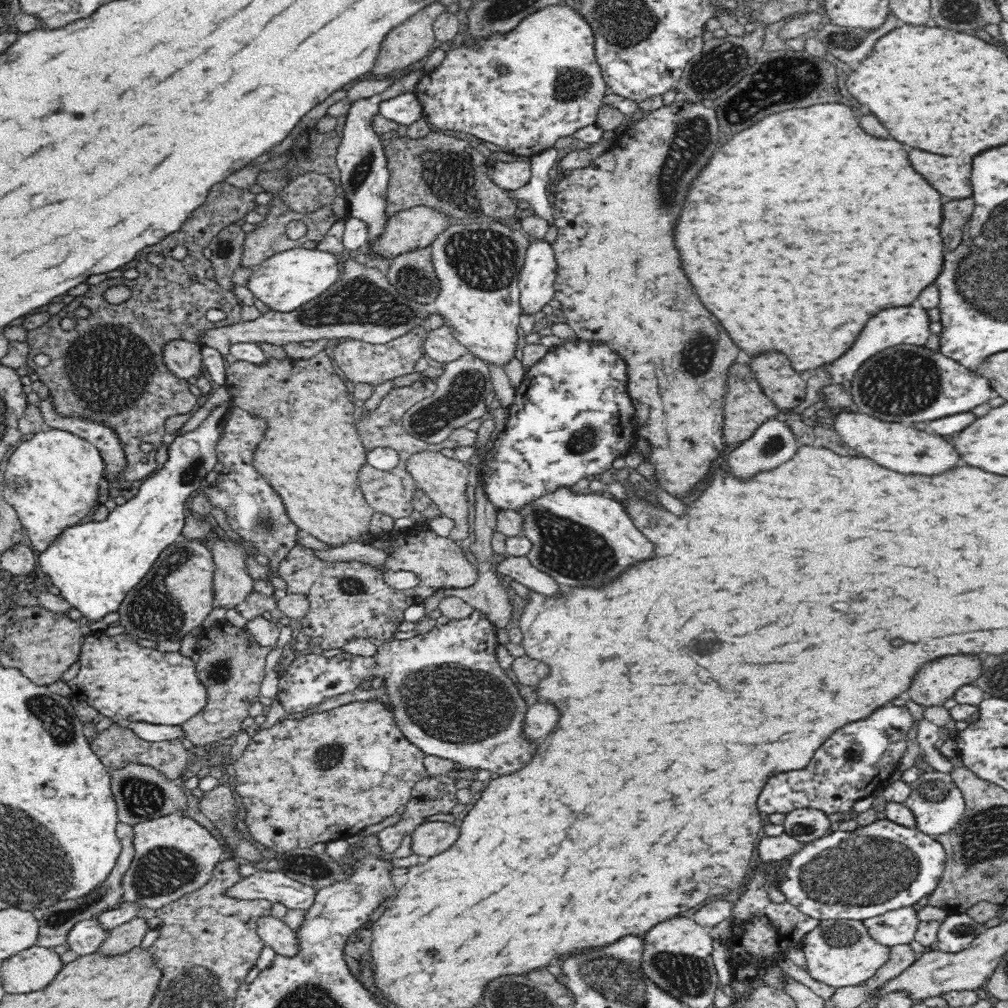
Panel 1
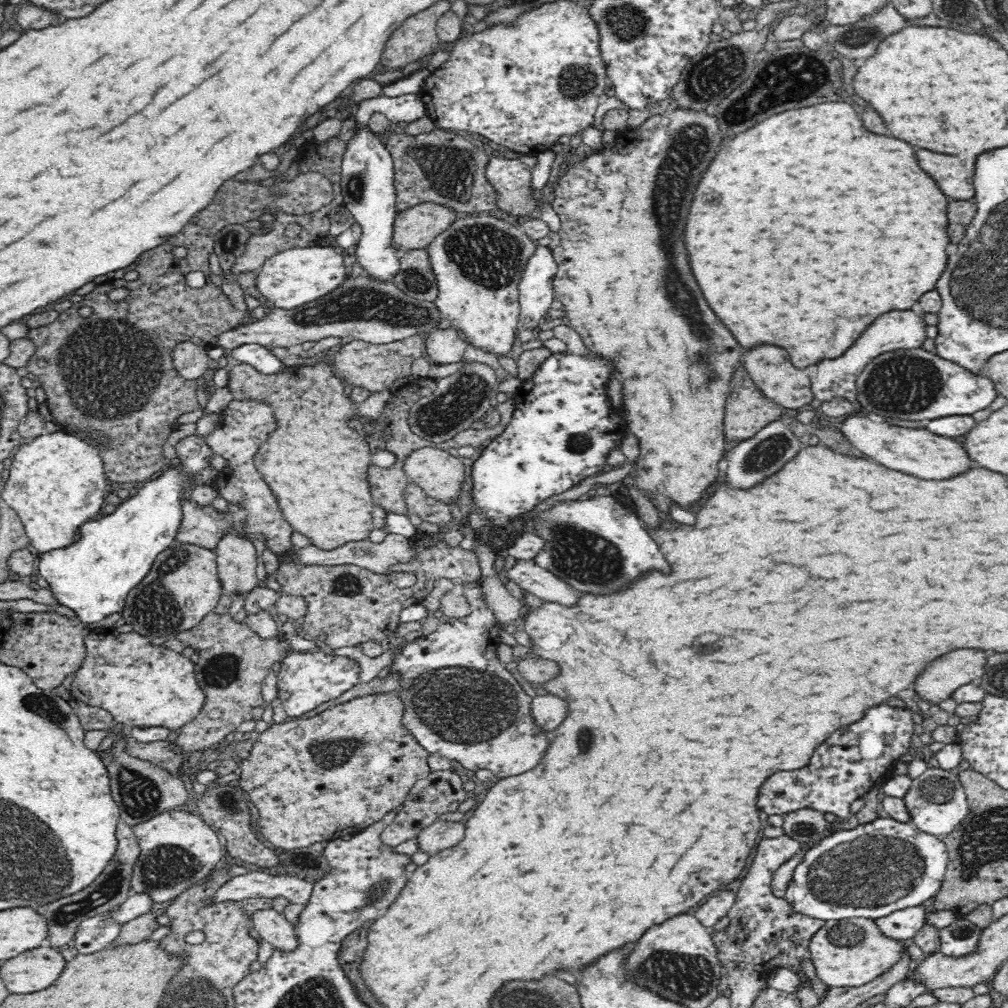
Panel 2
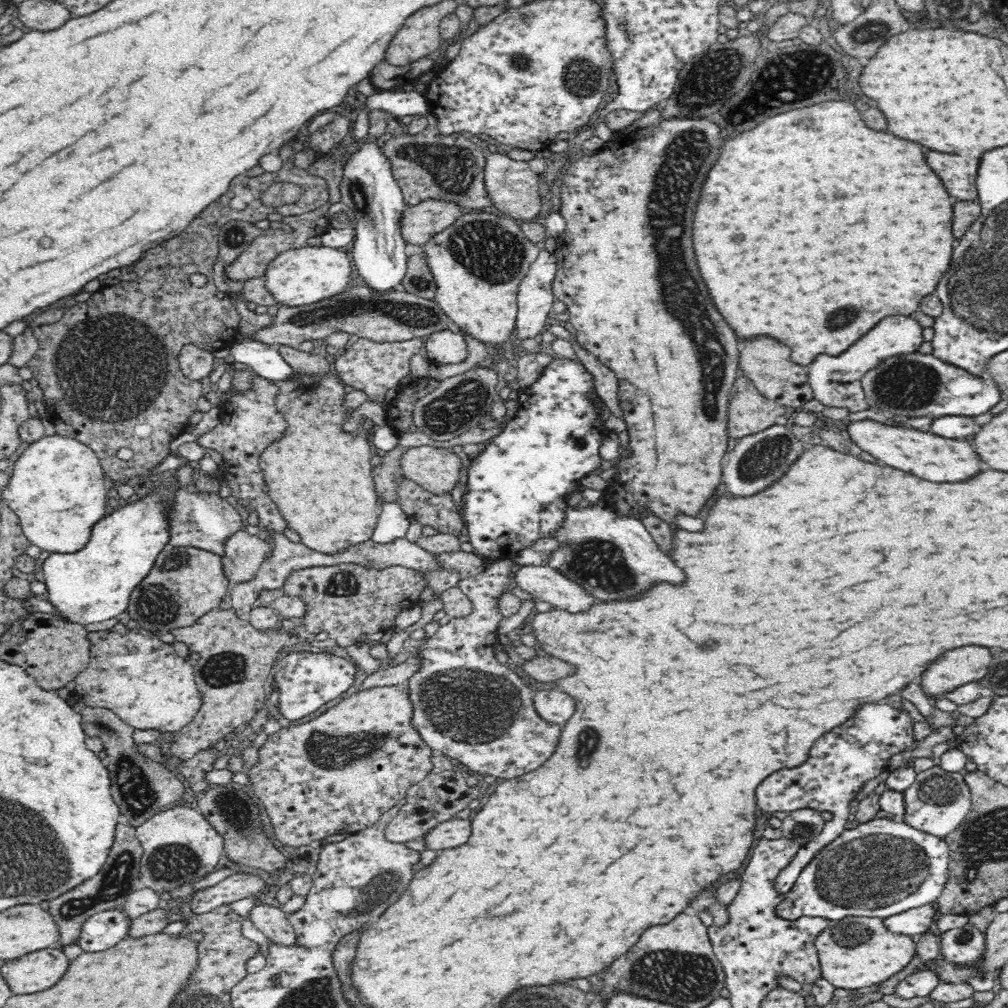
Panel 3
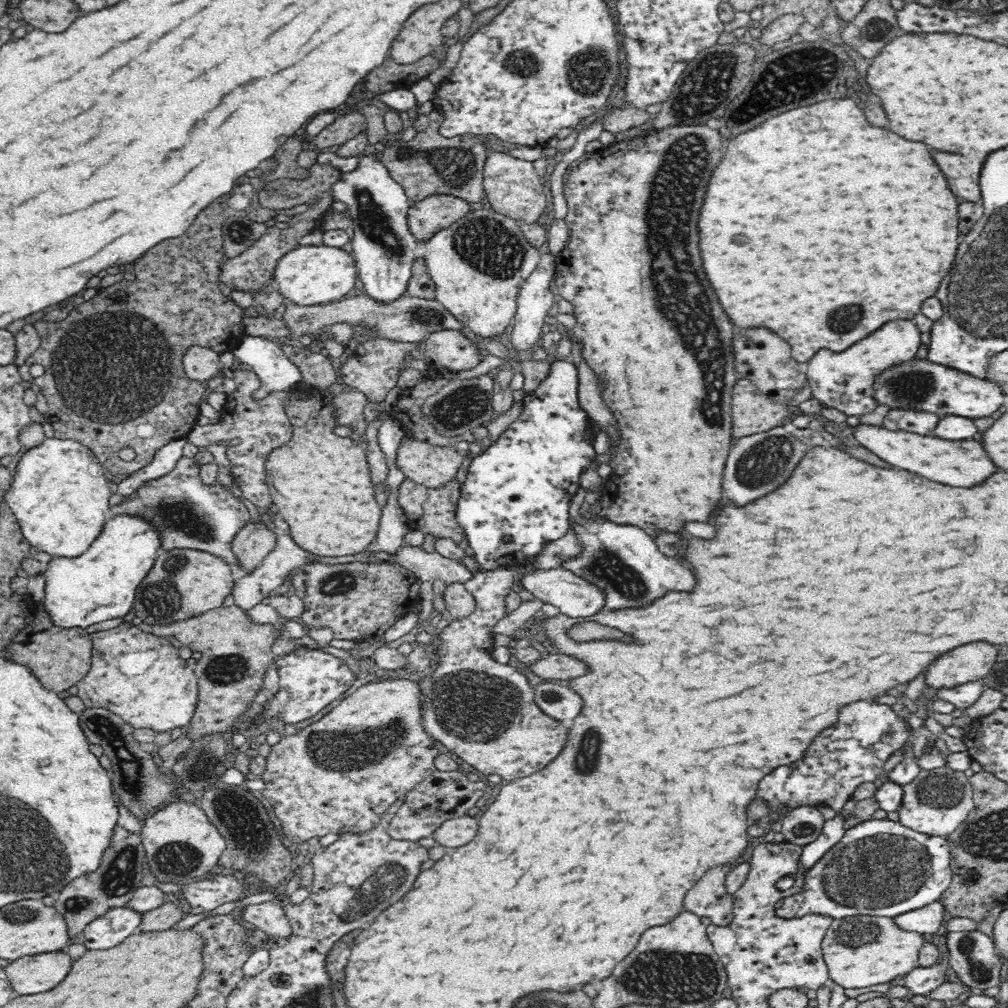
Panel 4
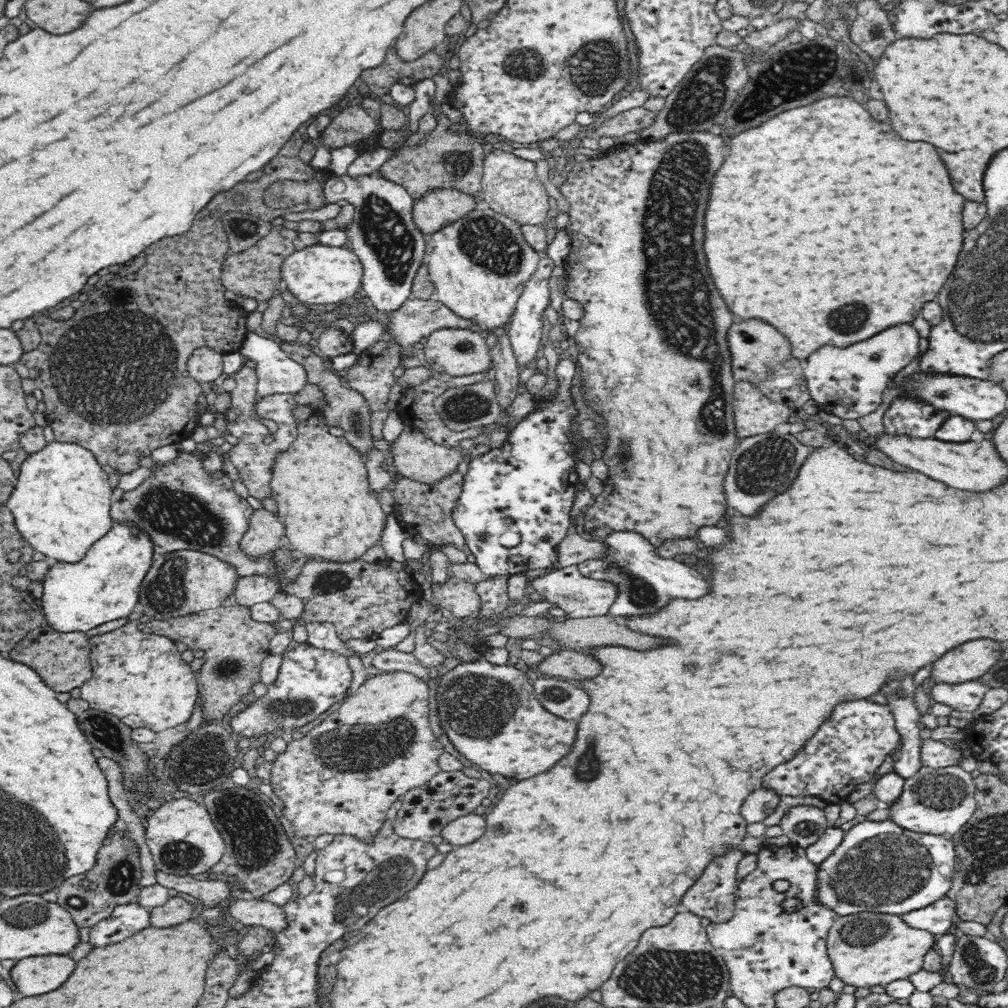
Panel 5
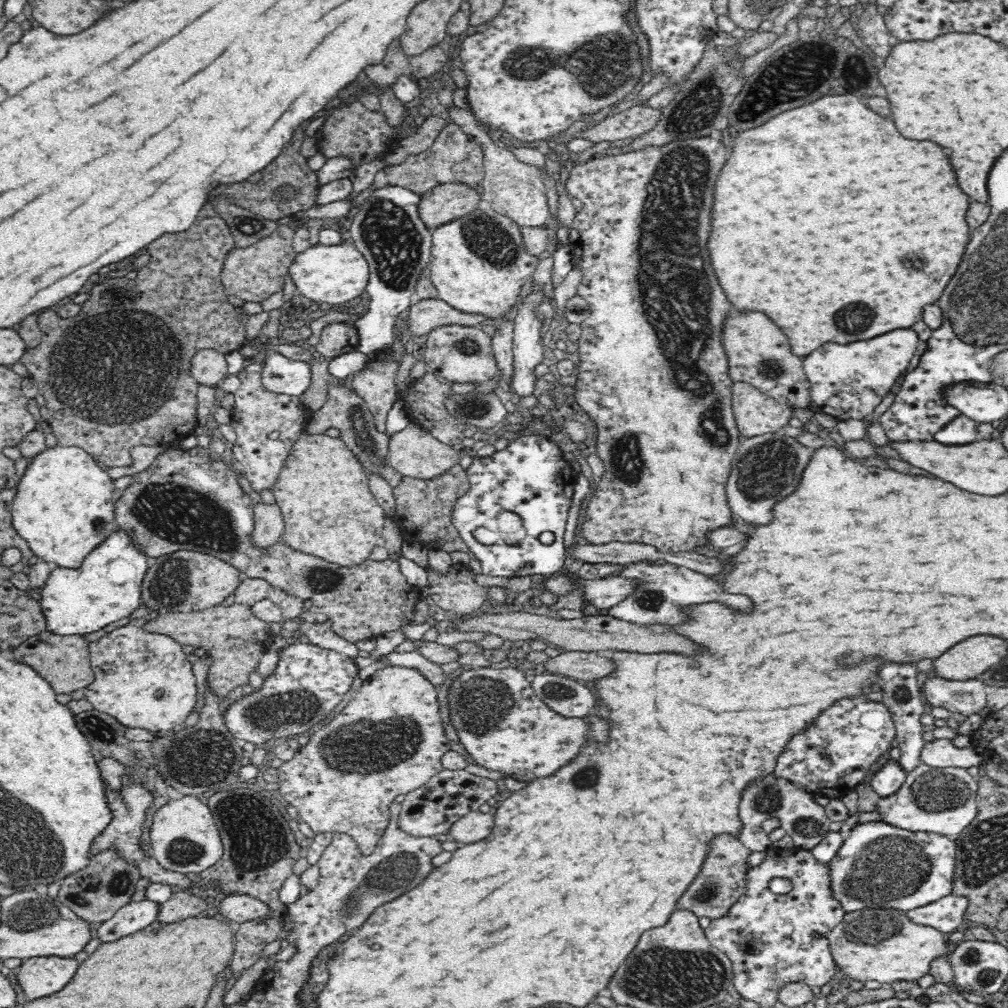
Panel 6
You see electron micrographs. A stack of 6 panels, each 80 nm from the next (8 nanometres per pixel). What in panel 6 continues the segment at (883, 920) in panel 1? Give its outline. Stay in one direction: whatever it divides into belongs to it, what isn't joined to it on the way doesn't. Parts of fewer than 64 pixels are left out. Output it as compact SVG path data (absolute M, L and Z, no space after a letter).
M952 894L934 903L913 908L907 915L914 923L930 925L945 934L950 934L962 926L968 906L969 898Z

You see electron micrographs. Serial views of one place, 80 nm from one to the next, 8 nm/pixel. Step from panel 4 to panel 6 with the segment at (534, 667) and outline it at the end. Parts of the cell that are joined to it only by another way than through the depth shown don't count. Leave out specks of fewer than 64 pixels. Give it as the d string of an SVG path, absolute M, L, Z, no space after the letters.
M561 651L556 657L550 658L541 666L545 672L566 675L583 681L596 681L614 674L618 665L610 659L608 654L594 652Z

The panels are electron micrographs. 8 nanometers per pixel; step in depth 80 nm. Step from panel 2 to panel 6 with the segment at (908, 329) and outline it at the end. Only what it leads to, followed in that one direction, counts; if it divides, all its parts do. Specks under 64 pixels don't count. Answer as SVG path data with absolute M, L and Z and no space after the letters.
M894 330L872 340L850 344L824 344L803 357L803 368L811 382L811 407L839 420L863 420L879 406L901 374L906 372L916 350L918 336L914 330Z

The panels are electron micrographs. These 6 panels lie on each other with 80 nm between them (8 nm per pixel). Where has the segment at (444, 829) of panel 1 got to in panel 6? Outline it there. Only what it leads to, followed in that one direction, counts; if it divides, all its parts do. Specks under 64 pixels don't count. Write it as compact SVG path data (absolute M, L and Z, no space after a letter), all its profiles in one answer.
M473 811L466 814L448 832L449 838L454 838L463 844L480 842L489 838L495 826L495 816L484 812Z

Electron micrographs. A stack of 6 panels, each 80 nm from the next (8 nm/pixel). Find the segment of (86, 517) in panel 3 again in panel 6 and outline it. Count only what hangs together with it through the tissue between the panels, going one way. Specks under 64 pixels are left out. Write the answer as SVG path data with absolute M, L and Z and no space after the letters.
M57 445L47 448L32 459L20 478L18 494L12 502L13 527L40 561L54 563L60 568L78 570L90 552L98 549L104 540L110 538L110 534L119 530L114 517L114 490L112 478L82 448L62 448Z

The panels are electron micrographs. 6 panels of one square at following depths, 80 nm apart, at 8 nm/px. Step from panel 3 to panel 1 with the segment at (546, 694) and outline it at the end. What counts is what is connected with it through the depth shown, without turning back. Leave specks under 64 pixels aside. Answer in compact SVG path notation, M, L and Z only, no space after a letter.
M539 699L529 706L525 714L525 732L528 728L526 734L540 738L540 736L552 732L556 728L558 720L560 720L558 706L554 702L544 702L544 700Z

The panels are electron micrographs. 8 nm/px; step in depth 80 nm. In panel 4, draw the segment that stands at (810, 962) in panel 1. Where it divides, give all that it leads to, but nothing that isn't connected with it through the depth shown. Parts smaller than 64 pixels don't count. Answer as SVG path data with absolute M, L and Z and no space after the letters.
M859 914L835 918L822 940L822 954L828 965L830 983L844 989L888 984L919 966L920 952L931 939L924 933L900 927L894 917Z

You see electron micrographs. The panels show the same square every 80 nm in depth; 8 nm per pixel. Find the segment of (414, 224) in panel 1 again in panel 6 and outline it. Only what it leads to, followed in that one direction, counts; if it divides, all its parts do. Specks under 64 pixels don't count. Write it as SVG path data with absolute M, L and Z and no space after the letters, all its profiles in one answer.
M450 181L424 192L418 212L422 221L433 230L446 221L456 220L478 210L480 200L482 195L479 187L472 187L462 181Z

